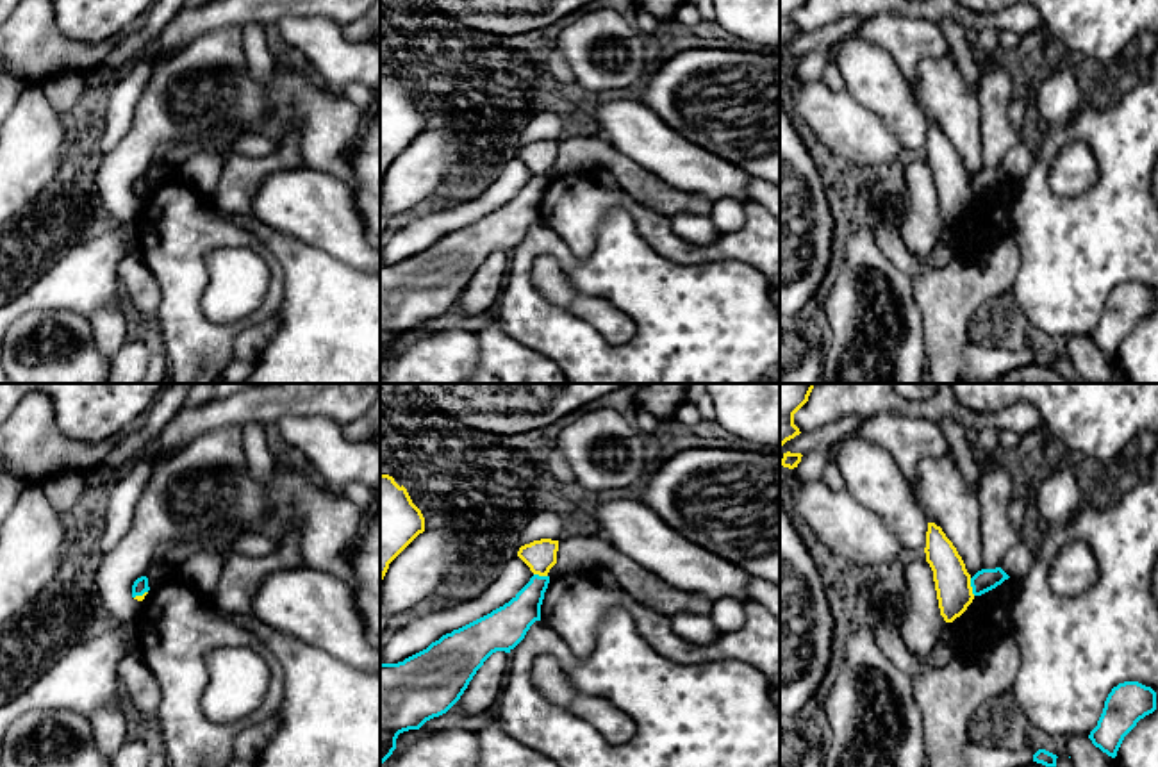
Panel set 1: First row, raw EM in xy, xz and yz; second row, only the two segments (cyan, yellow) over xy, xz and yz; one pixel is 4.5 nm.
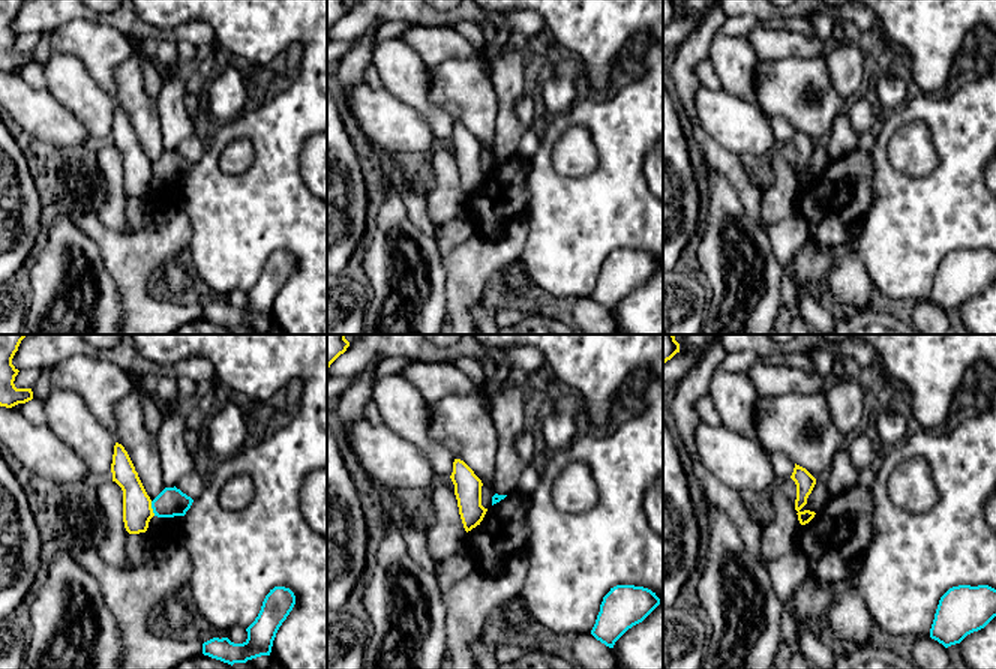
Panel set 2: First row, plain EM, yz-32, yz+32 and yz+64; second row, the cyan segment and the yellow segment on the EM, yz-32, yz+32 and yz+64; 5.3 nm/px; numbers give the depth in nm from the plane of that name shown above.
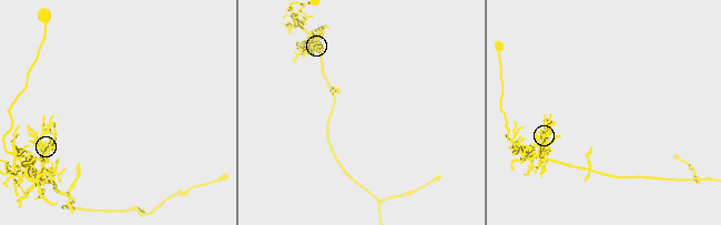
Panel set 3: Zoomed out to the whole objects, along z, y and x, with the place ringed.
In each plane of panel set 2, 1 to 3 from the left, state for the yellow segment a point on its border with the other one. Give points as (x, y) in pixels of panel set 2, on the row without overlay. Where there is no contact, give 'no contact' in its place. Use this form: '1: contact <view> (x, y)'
1: contact yz-32 (152, 171)
2: no contact
3: no contact

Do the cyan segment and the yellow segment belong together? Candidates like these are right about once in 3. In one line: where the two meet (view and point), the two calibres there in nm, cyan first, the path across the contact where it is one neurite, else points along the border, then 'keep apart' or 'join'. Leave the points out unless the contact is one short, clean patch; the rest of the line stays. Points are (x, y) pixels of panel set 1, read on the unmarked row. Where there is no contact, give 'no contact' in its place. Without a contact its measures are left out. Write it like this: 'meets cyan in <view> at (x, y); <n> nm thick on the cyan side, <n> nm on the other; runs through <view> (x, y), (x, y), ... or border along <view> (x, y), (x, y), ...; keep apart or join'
meets cyan in yz at (971, 186); 100 nm thick on the cyan side, 160 nm on the other; border along yz (969, 179), (975, 195); keep apart

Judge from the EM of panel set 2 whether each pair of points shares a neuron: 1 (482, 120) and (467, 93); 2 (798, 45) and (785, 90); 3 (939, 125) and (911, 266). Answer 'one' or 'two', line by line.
1: one
2: two
3: one

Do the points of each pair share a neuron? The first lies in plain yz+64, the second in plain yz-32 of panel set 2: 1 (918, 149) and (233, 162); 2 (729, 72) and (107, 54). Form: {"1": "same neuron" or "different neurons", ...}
{"1": "same neuron", "2": "different neurons"}

